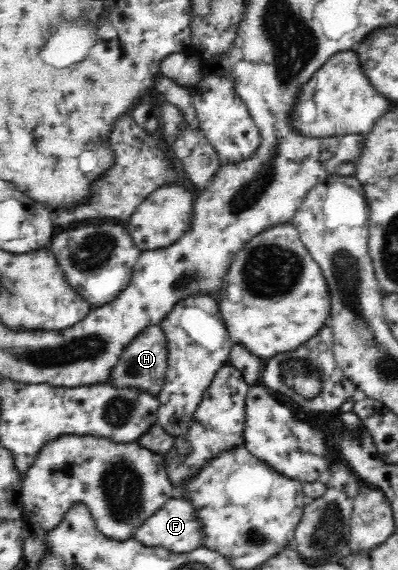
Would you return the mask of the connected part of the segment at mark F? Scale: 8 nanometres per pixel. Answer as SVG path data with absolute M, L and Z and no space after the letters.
M171 498L157 510L144 524L134 532L132 538L144 543L146 546L163 546L176 553L187 553L192 549L202 546L204 542L204 523L198 515L198 507L184 498Z

